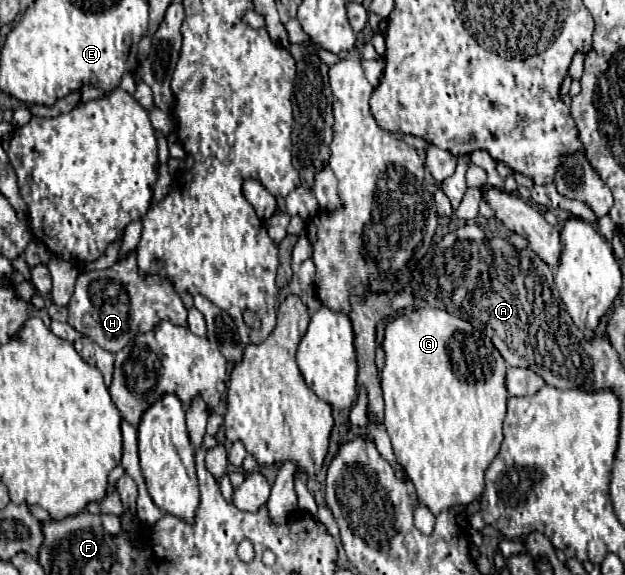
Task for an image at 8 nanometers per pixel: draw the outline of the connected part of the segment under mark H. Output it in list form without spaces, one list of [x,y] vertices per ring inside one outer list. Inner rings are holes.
[[[128,253],[108,269],[80,273],[76,291],[68,303],[68,323],[110,353],[118,353],[130,339],[150,331],[162,319],[168,319],[174,325],[186,325],[186,313],[188,311],[170,279],[162,275],[142,277],[138,273],[136,253]]]

